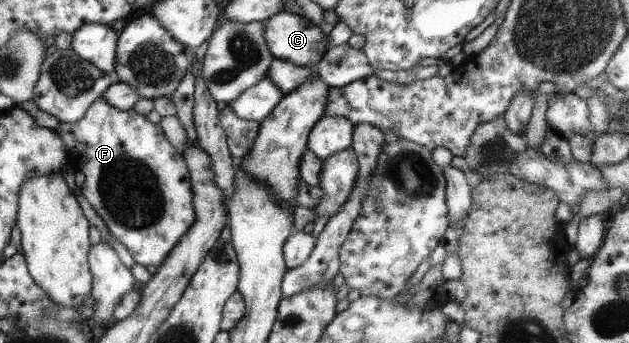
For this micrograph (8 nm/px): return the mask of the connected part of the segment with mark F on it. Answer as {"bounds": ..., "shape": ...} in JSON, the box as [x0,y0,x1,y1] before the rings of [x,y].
{"bounds":[55,97,194,268],"shape":[[[98,97],[90,104],[82,119],[74,123],[59,122],[59,130],[55,132],[60,136],[67,151],[67,157],[72,167],[80,171],[84,175],[85,180],[80,188],[81,194],[85,200],[90,204],[90,207],[98,214],[98,217],[105,223],[107,231],[113,235],[126,249],[130,252],[134,263],[138,265],[154,265],[156,268],[163,262],[163,259],[170,253],[170,250],[178,243],[178,240],[185,235],[194,223],[194,208],[193,208],[193,191],[190,187],[189,171],[185,166],[181,155],[165,140],[164,134],[159,124],[152,123],[145,115],[138,114],[133,109],[120,111],[118,108],[112,107],[106,103],[104,99]]]}

